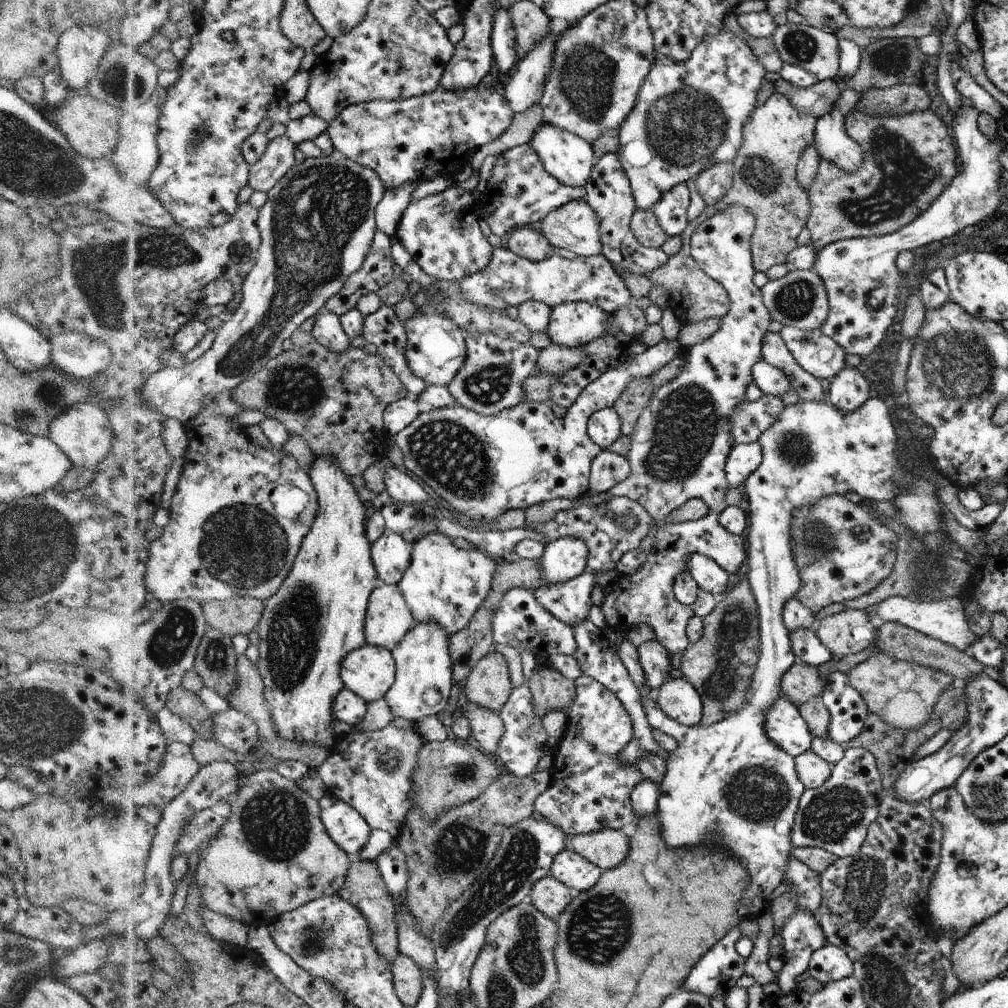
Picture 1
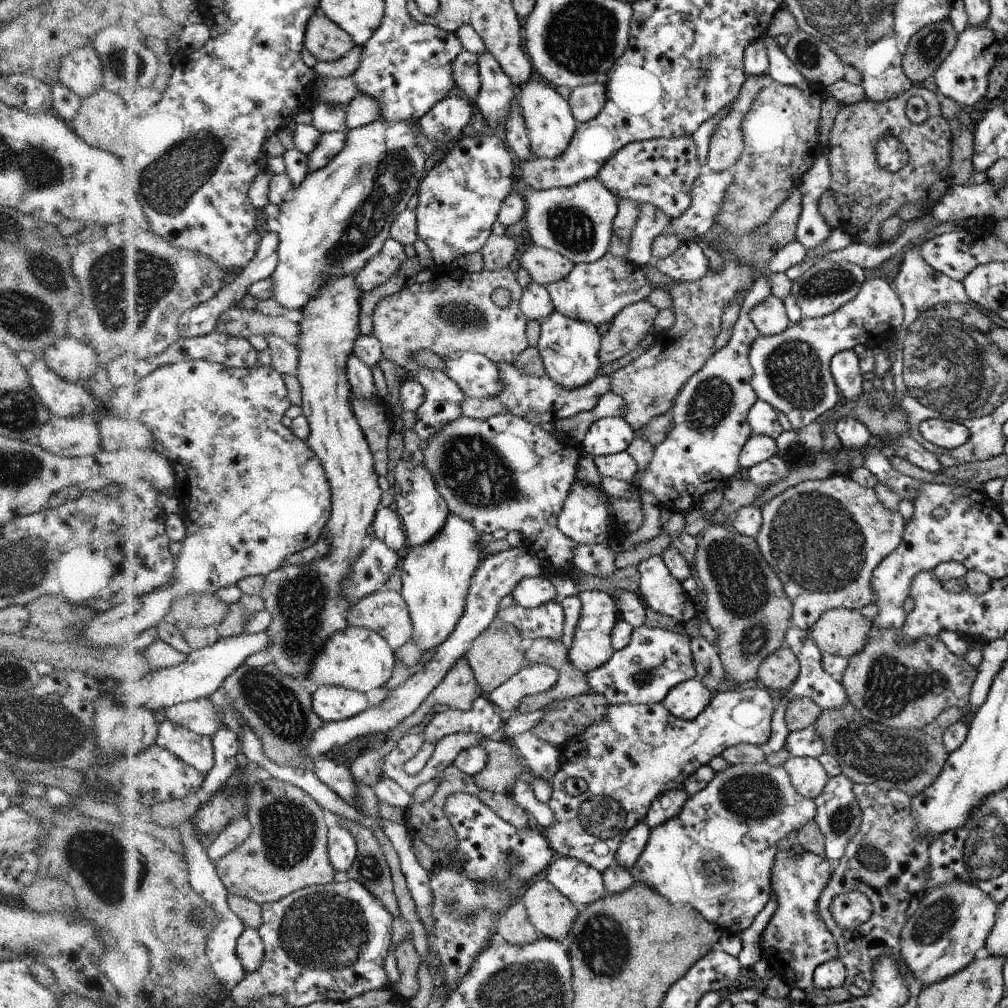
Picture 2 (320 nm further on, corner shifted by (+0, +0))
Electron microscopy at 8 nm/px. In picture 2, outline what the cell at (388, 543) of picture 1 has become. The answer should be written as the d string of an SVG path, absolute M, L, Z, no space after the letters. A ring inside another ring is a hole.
M382 507L374 517L371 538L381 540L388 548L402 554L401 549L407 542L402 525L394 507Z

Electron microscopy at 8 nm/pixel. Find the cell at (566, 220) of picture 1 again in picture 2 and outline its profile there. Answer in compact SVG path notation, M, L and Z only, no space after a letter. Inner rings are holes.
M598 177L580 181L571 187L540 190L520 182L519 189L514 191L526 204L523 225L534 245L565 255L575 264L597 261L608 252L619 198Z

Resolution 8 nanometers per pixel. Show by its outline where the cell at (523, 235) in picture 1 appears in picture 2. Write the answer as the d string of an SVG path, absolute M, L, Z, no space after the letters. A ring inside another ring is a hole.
M534 245L518 256L516 267L524 267L534 283L550 285L562 281L573 272L576 264L565 255Z

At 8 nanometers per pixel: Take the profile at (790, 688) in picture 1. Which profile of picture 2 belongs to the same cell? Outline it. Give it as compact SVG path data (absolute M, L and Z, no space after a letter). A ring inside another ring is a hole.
M786 646L778 649L761 662L756 682L775 695L785 692L800 676L800 659Z

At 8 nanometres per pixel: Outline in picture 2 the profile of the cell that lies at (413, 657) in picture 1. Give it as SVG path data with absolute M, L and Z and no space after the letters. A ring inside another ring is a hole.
M449 513L444 529L431 541L417 547L408 547L402 553L399 573L402 580L401 593L409 603L414 623L415 645L424 652L425 658L434 648L450 637L461 620L464 604L467 604L468 586L474 570L480 564L480 534L475 526L460 515Z

